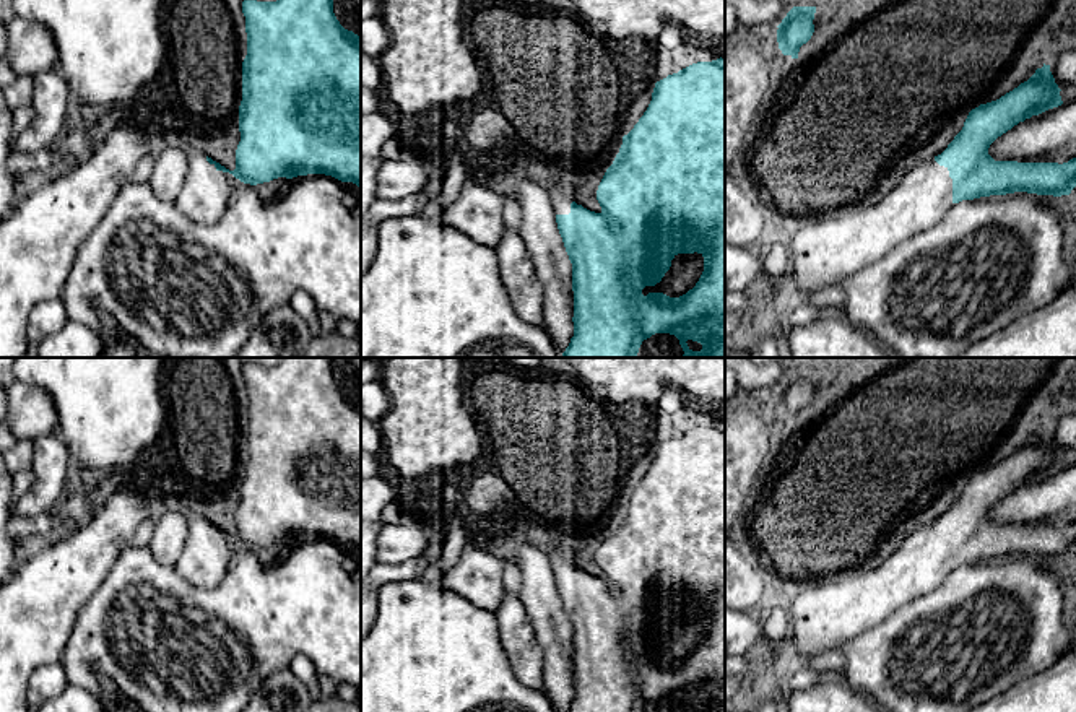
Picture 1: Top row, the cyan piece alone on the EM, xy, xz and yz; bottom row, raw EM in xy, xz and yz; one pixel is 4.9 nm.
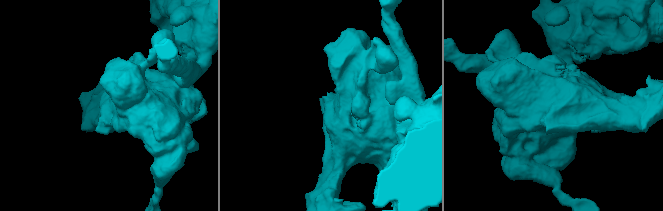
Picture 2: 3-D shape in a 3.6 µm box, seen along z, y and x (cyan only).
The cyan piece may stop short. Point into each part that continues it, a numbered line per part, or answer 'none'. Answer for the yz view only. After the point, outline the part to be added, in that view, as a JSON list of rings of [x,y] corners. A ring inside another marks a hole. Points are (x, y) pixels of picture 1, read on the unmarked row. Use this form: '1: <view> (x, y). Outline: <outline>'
1: yz (829, 612). Outline: [[[931,522],[913,530],[876,567],[852,567],[811,580],[788,605],[790,662],[801,665],[814,655],[837,650],[855,636],[881,624],[897,608],[935,590],[952,569],[949,535]]]

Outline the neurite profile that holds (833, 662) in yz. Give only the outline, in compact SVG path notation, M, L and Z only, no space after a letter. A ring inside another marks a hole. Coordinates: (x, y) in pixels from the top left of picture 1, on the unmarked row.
M839 650L824 652L811 657L806 663L816 671L826 671L829 675L839 676L845 665L845 657Z

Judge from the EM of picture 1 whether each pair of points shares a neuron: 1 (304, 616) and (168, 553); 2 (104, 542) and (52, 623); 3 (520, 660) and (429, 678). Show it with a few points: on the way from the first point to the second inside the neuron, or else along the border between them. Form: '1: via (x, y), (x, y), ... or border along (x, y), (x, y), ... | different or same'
1: border along (147, 547), (160, 563), (173, 566) | different
2: via (85, 561), (52, 594), (52, 603) | same
3: border along (496, 626), (512, 673), (524, 685), (535, 690) | different

